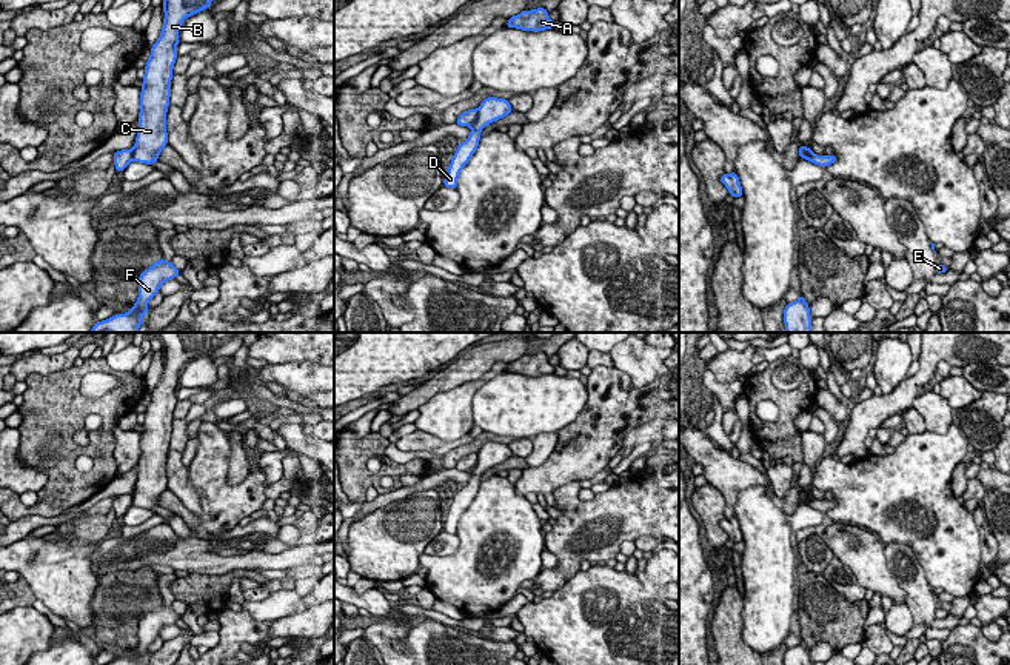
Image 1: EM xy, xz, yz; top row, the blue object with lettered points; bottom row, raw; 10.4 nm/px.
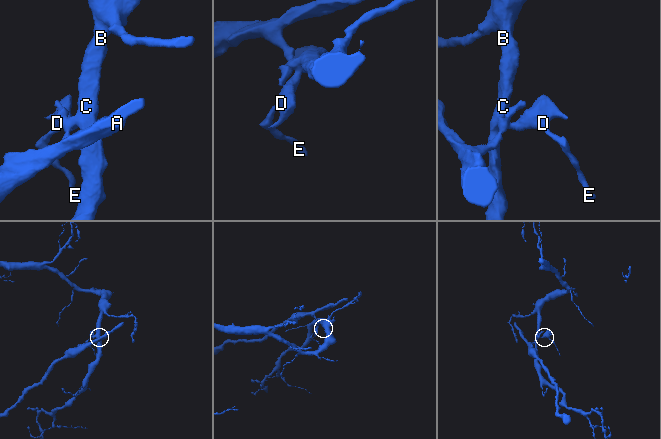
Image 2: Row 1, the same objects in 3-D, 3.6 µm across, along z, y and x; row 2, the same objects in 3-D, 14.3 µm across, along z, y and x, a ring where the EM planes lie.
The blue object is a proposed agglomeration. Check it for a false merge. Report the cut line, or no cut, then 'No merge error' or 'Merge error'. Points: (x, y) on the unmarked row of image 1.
Split along xz (478, 453), (478, 462), (470, 470). Merge error

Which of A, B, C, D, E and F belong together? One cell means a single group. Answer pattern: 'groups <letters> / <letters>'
groups A / B C D E F

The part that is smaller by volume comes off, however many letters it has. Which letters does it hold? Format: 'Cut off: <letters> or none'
Cut off: A

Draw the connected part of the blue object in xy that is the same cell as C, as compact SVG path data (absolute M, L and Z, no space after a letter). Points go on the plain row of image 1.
M160 332L163 343L163 374L151 391L140 431L140 457L132 506L152 510L168 490L166 457L171 448L172 413L177 400L182 366L212 349L216 332Z

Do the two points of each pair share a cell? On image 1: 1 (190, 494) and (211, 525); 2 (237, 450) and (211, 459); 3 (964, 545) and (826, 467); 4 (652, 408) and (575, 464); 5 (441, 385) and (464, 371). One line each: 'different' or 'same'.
1: different
2: different
3: same
4: same
5: same

